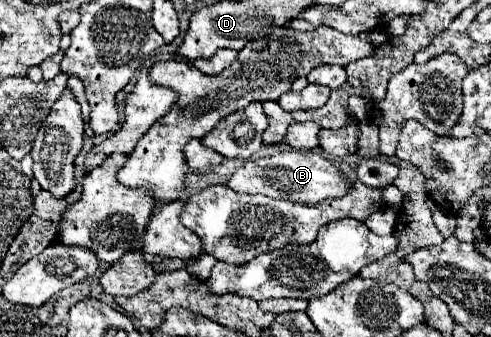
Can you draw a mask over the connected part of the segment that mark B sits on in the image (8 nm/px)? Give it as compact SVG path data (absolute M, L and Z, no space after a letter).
M288 149L272 157L248 161L246 165L238 167L228 181L228 187L232 187L238 193L250 193L250 195L262 193L274 199L288 199L300 203L320 203L328 197L342 197L348 191L348 185L350 179L340 169L336 169L328 159L324 159L314 151L298 151L298 149Z

